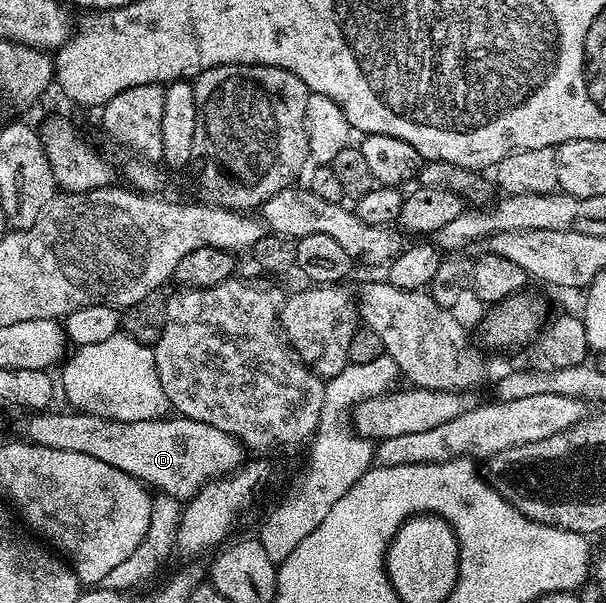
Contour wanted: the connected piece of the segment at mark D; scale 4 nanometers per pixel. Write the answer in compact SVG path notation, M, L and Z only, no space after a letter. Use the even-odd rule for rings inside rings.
M45 410L35 414L25 415L24 421L20 424L20 432L25 441L29 444L37 444L38 446L50 446L50 450L74 450L74 454L90 454L90 458L98 458L98 462L106 462L110 466L114 466L118 470L122 470L126 474L130 474L134 479L139 480L141 484L149 489L155 490L157 493L165 496L172 496L181 502L187 502L193 496L197 496L203 484L208 484L211 480L219 480L222 476L227 476L229 472L236 471L246 460L246 448L230 434L223 433L222 430L215 429L214 426L207 425L205 422L192 421L188 417L177 415L173 418L165 418L162 420L143 420L142 422L118 422L117 420L107 420L104 416L95 416L89 412L77 412L75 410L67 410L68 412L56 412L57 410Z

